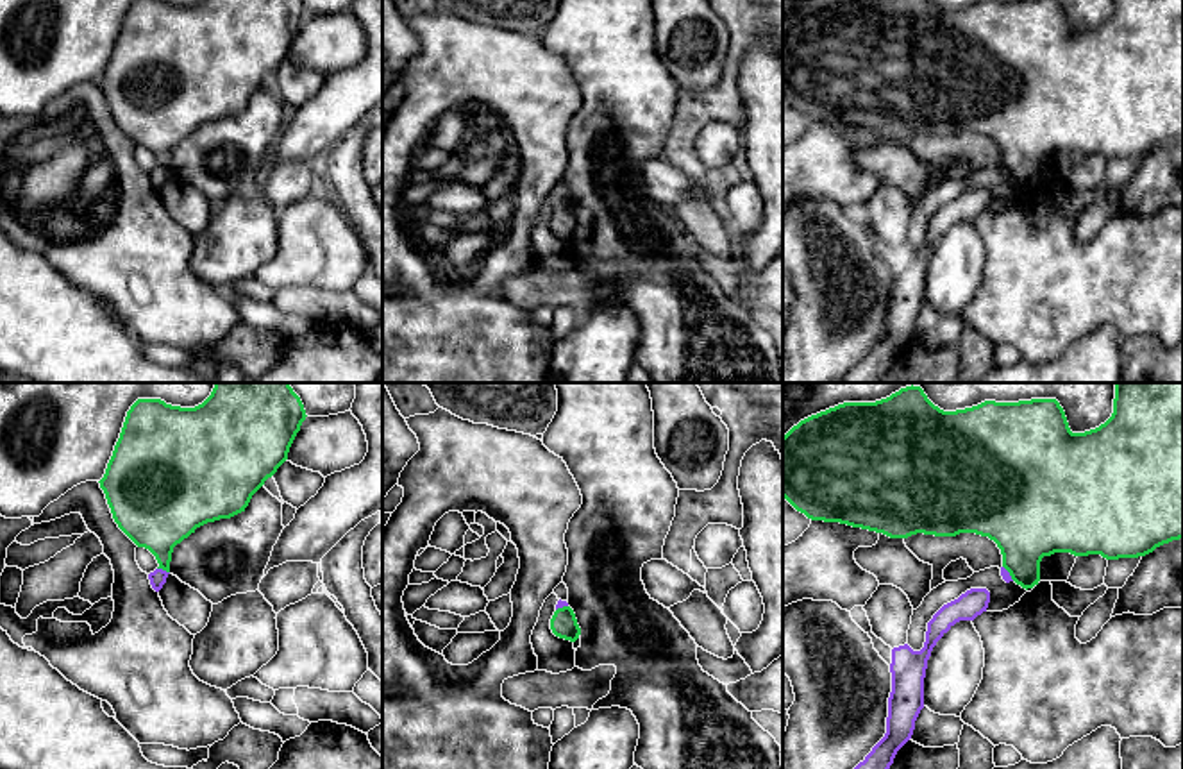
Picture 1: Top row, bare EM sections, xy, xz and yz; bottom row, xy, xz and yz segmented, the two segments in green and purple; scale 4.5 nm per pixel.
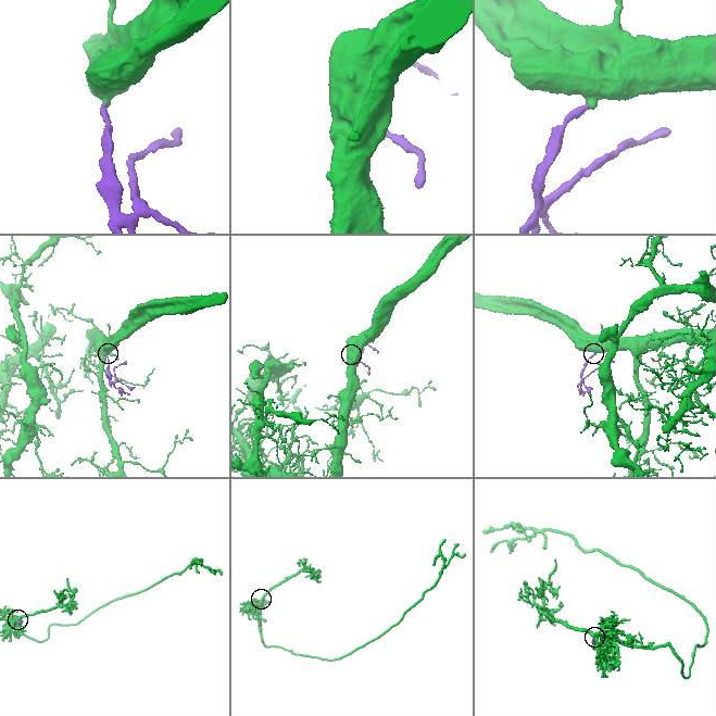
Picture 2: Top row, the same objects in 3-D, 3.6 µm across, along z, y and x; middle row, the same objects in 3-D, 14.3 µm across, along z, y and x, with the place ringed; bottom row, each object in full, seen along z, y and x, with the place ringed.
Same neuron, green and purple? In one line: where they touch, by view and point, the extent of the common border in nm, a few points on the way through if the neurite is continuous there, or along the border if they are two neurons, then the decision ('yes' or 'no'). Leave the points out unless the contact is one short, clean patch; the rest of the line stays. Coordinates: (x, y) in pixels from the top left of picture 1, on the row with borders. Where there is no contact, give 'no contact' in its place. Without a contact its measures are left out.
meets green in xy at (163, 569); contact 60 nm long; runs through xy (158, 514), (163, 569), (158, 578); yes

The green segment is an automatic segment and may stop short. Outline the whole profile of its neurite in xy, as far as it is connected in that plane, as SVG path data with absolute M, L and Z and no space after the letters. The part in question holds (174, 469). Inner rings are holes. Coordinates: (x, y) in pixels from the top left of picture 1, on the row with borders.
M214 383L211 395L195 408L166 404L161 399L138 399L127 411L120 438L98 481L118 528L148 549L159 567L148 574L155 592L170 574L172 553L197 528L231 519L248 506L252 495L288 460L289 447L306 420L300 397L289 383Z

